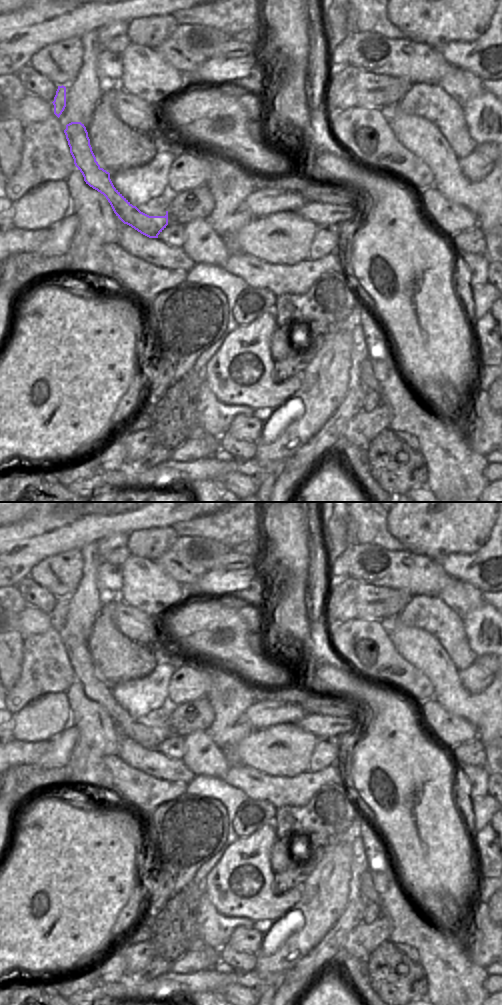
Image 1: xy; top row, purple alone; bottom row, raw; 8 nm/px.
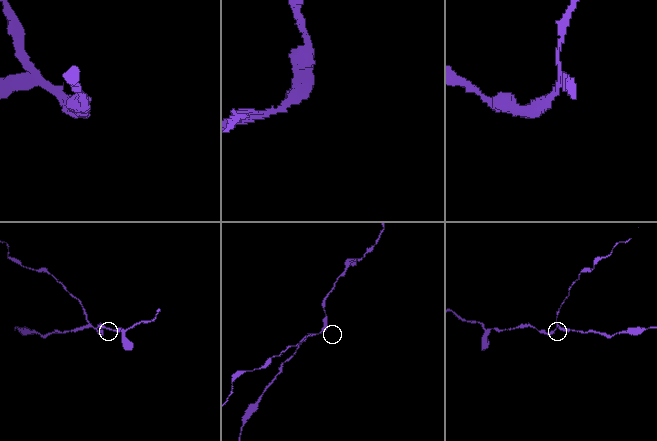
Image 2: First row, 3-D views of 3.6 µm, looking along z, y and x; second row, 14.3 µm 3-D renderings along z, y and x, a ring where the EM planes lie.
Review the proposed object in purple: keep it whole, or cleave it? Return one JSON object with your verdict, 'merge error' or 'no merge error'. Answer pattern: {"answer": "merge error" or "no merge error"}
{"answer": "merge error"}

